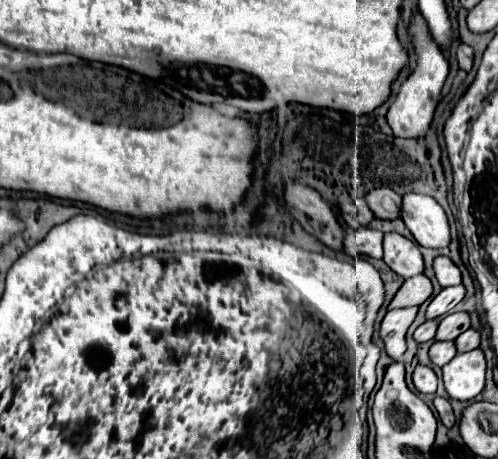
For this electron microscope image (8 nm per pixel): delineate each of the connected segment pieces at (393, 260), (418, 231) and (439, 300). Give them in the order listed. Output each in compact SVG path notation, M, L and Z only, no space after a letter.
M396 232L384 234L384 262L402 278L422 274L422 270L424 270L422 254L420 254L416 242L408 240Z
M404 194L400 218L412 232L414 240L426 248L444 248L450 242L450 228L442 206L424 194Z
M458 284L458 286L454 286L454 288L442 288L440 290L440 294L436 294L434 298L432 298L432 302L428 304L428 308L426 308L426 318L438 318L438 316L444 316L444 314L448 314L462 298L464 298L464 286L462 284Z

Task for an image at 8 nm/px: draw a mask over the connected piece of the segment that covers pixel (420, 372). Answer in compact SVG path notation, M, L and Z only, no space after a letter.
M418 364L414 370L414 376L412 376L412 382L414 382L416 390L422 394L434 394L436 392L436 374L428 366Z

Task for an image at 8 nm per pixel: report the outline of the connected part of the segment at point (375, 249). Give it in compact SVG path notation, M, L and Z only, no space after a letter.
M360 228L354 234L356 248L360 254L372 256L372 258L382 258L382 232L374 228Z

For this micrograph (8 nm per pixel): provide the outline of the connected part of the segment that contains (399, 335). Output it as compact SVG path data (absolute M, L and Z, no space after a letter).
M400 308L400 310L388 310L382 326L380 326L380 338L384 342L384 348L390 358L400 360L400 356L406 350L406 332L410 324L416 318L418 308Z

